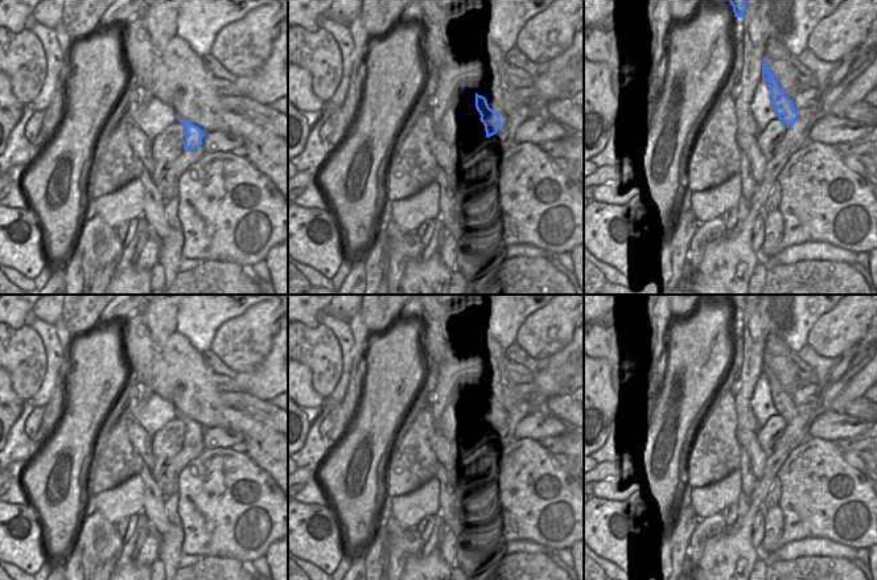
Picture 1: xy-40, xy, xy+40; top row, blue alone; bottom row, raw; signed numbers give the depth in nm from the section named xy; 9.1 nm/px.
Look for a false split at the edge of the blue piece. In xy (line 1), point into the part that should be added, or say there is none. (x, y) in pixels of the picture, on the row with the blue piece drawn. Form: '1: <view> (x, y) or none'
1: none

